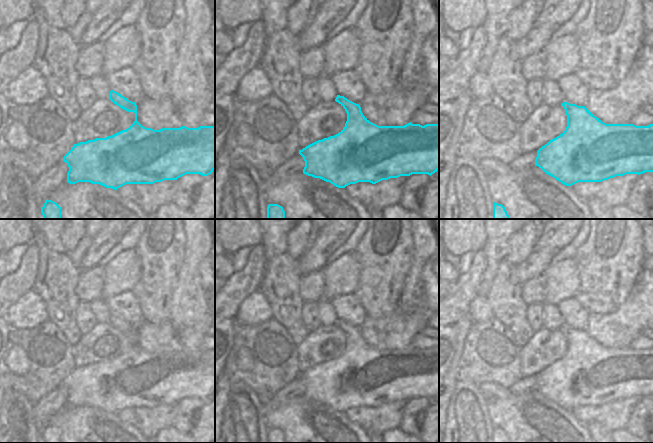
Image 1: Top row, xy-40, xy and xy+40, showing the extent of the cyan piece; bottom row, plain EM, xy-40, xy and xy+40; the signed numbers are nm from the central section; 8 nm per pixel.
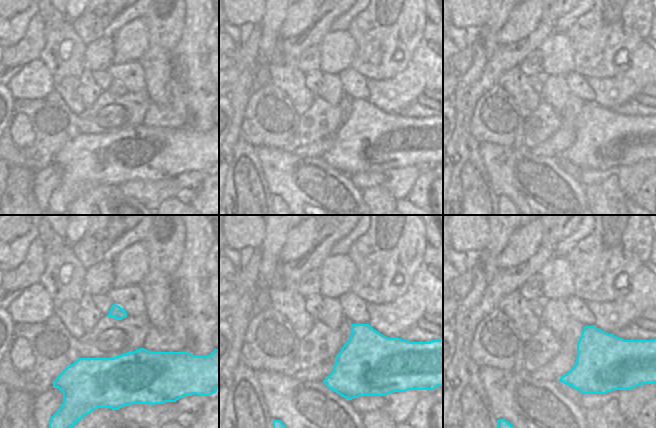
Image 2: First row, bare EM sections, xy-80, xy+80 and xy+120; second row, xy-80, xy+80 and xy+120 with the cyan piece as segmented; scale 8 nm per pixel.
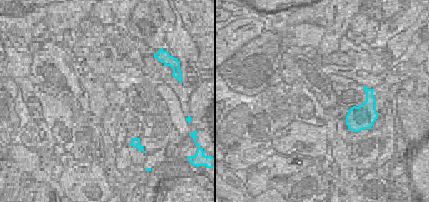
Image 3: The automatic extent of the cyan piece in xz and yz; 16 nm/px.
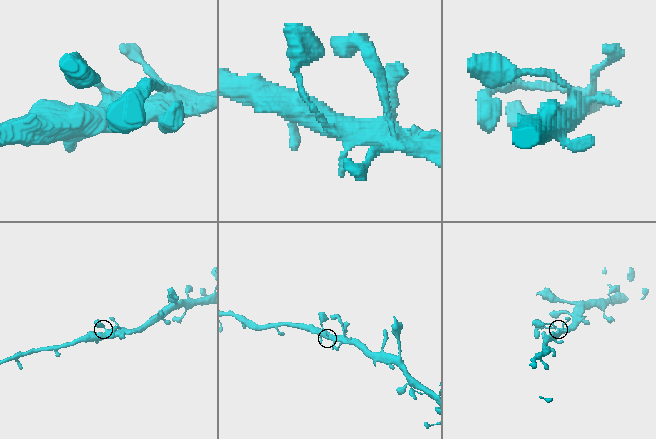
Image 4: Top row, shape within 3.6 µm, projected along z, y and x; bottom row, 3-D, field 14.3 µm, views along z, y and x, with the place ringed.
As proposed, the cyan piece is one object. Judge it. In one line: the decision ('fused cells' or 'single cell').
single cell

